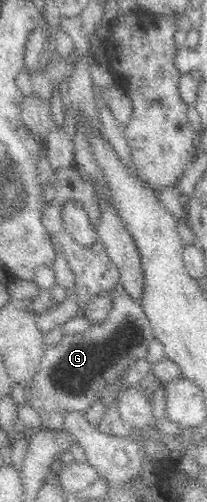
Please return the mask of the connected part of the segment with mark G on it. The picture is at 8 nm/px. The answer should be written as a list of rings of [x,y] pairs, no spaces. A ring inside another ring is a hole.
[[[117,283],[109,293],[112,294],[112,302],[115,302],[109,316],[82,334],[63,335],[60,344],[46,348],[39,370],[25,387],[25,404],[37,413],[45,429],[62,430],[64,415],[68,411],[86,413],[100,396],[105,380],[121,375],[130,365],[147,355],[148,346],[154,340],[147,315],[139,302],[131,300],[123,285]]]

